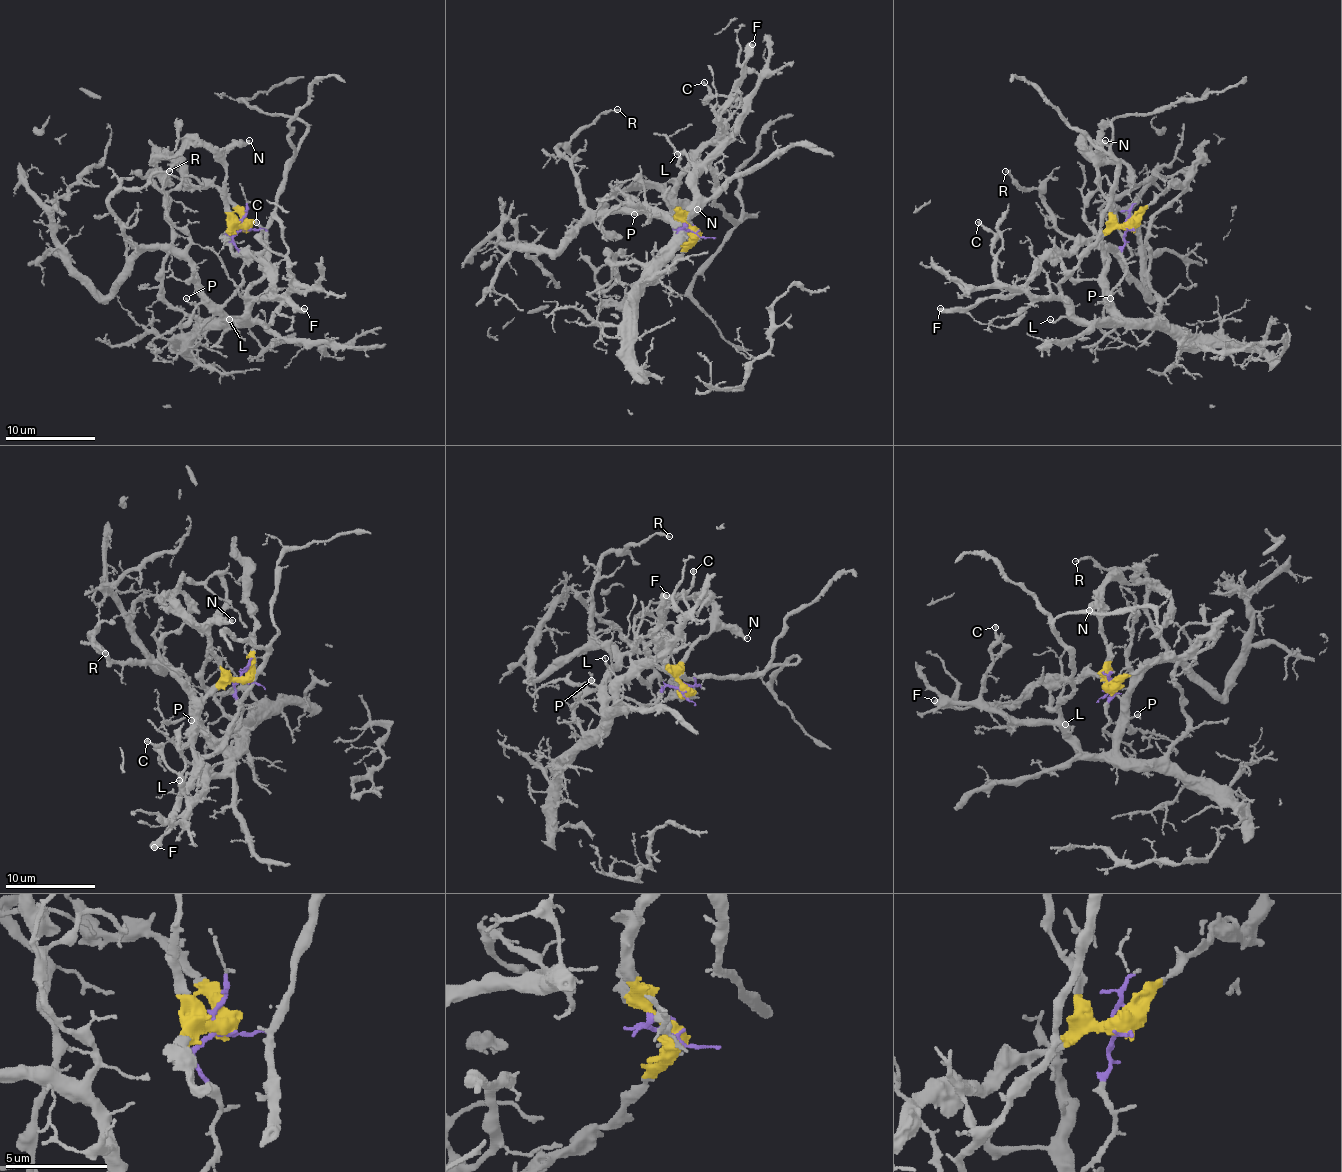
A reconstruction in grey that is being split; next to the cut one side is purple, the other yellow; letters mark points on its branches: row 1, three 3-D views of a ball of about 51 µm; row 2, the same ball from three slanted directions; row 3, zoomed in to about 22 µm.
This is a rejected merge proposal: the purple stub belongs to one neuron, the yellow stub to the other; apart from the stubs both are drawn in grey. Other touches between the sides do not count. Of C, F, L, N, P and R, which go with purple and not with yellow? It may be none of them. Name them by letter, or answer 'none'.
C, L, P, R

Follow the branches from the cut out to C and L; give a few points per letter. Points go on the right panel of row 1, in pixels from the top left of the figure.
C: (1128, 229), (1115, 312), (1083, 323), (1061, 301), (1002, 285), (993, 233), (978, 222)
L: (1128, 229), (1122, 258), (1126, 276), (1108, 298), (1115, 316), (1097, 323), (1050, 319)

